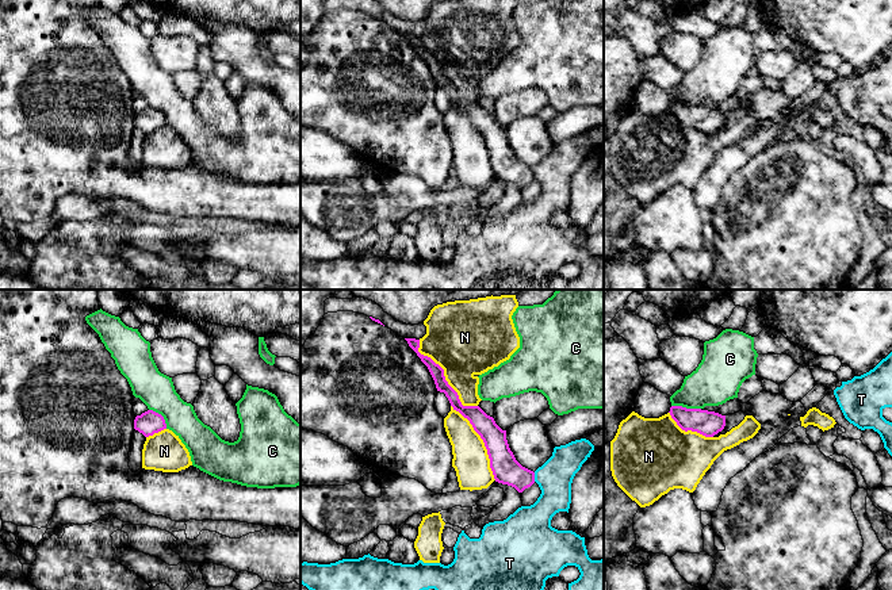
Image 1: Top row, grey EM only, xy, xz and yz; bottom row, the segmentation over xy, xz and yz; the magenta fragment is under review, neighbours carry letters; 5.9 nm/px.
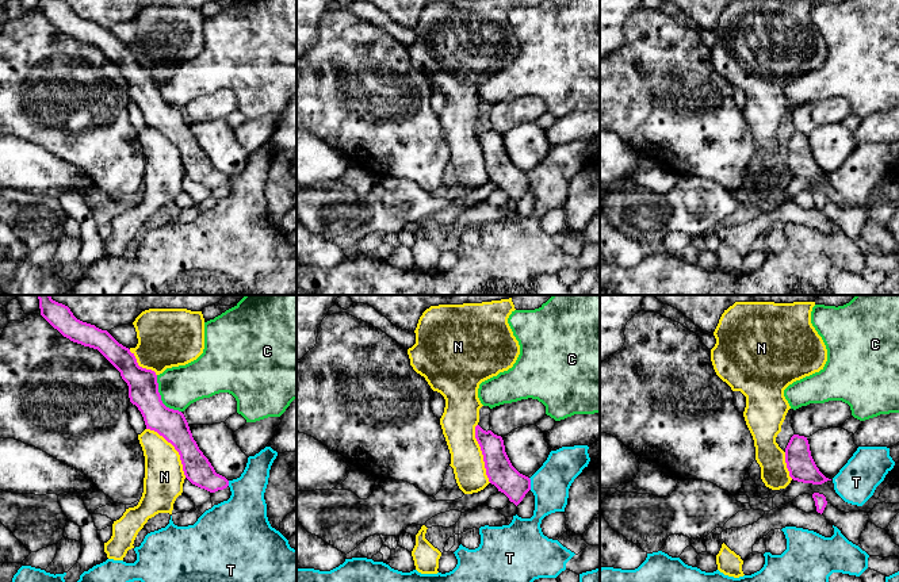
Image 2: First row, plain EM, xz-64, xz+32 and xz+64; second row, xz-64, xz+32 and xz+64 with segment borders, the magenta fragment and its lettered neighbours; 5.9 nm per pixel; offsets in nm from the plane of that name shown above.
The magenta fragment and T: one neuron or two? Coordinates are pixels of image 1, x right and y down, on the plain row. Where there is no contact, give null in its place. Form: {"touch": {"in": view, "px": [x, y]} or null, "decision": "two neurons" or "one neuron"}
{"touch": {"in": "xz", "px": [533, 173]}, "decision": "two neurons"}

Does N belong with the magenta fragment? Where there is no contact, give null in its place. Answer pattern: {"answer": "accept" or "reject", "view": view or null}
{"answer": "reject", "view": "xz"}

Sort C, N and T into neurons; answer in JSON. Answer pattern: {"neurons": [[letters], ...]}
{"neurons": [["C"], ["N"], ["T"]]}

